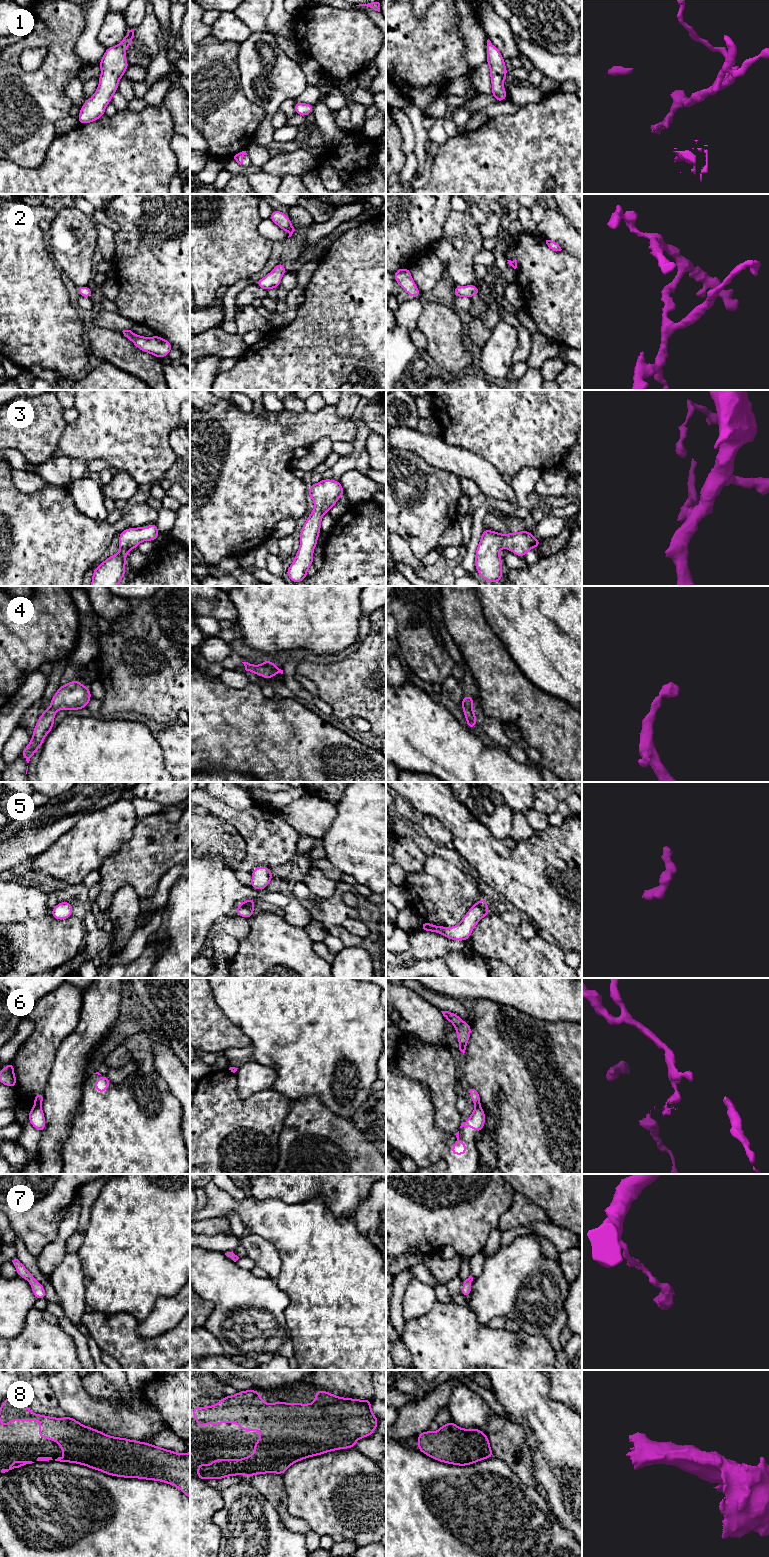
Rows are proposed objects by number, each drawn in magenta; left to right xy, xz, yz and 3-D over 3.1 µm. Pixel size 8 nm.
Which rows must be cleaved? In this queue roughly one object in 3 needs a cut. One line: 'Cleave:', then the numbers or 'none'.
Cleave: 6

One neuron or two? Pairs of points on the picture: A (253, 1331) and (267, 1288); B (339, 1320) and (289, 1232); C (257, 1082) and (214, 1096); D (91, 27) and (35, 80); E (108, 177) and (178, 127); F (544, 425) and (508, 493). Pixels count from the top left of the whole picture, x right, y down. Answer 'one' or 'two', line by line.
A: one
B: one
C: two
D: two
E: two
F: two

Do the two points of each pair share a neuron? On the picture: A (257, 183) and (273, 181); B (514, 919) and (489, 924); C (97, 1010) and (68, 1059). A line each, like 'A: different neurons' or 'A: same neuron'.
A: same neuron
B: different neurons
C: same neuron

